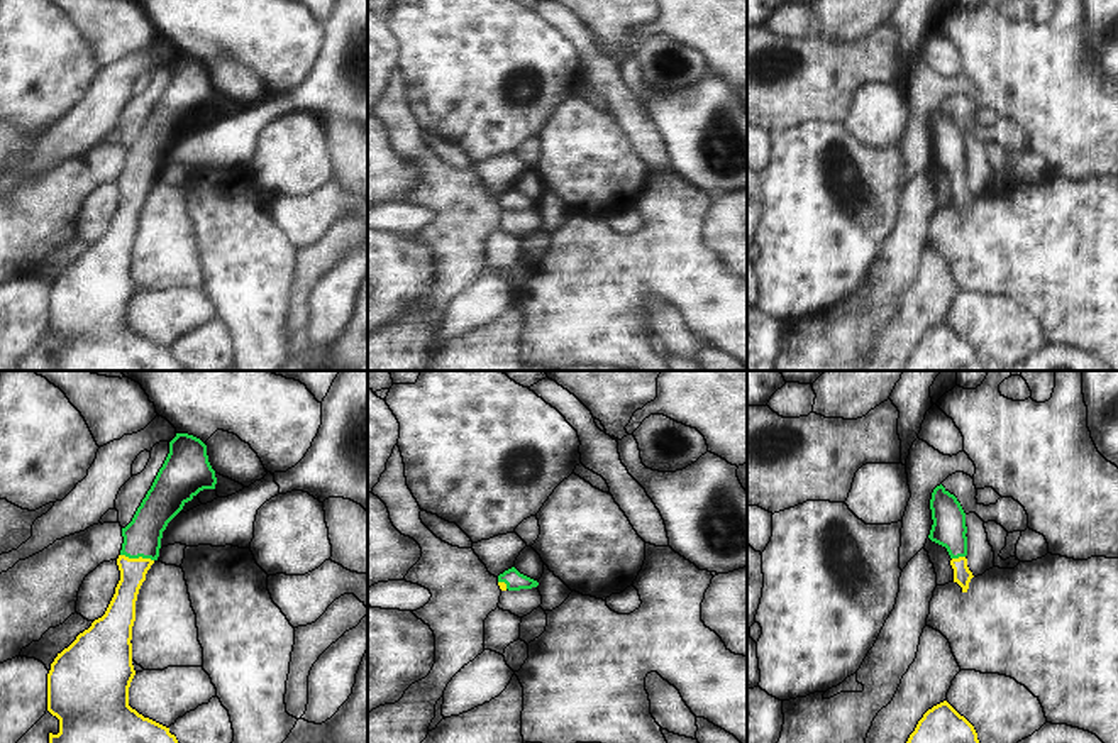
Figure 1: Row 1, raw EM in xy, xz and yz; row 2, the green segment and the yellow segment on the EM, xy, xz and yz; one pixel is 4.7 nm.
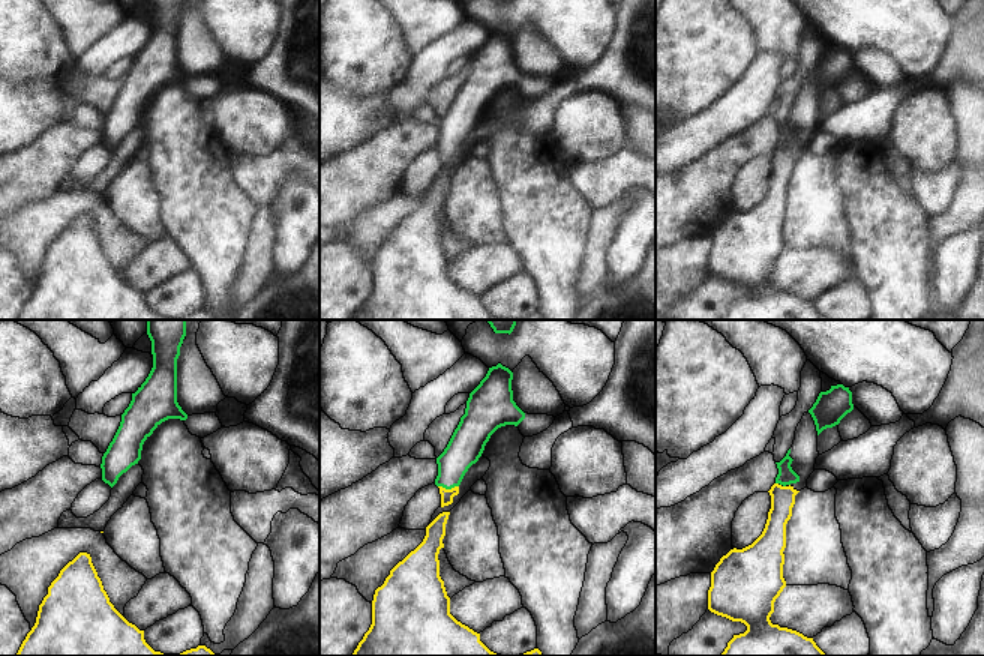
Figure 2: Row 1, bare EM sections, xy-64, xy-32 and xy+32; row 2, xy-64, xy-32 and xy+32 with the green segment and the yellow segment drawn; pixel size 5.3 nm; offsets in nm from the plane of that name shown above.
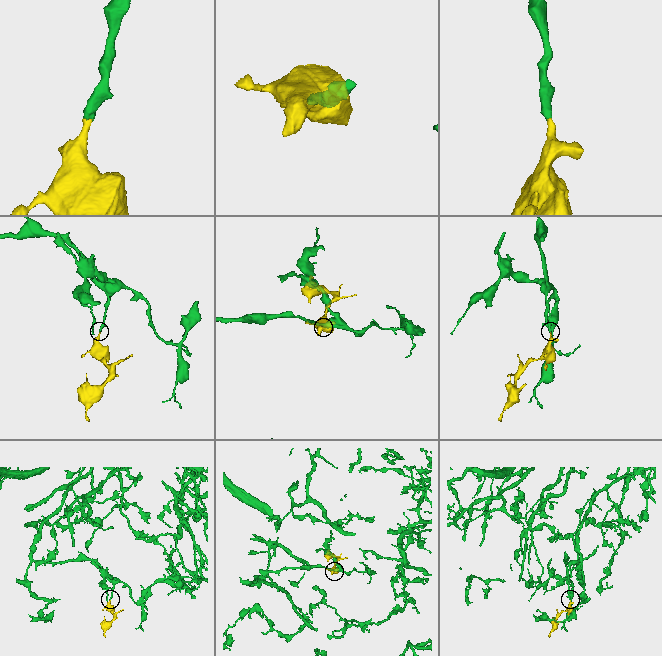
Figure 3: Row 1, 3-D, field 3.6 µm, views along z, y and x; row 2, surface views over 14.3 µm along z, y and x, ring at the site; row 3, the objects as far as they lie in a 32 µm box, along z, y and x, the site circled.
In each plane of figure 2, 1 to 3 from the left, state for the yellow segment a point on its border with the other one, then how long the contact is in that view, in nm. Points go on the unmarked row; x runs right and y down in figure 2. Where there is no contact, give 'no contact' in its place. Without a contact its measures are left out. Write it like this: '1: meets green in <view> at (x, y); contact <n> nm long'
1: no contact
2: meets green in xy-32 at (449, 152); contact 110 nm long
3: no contact

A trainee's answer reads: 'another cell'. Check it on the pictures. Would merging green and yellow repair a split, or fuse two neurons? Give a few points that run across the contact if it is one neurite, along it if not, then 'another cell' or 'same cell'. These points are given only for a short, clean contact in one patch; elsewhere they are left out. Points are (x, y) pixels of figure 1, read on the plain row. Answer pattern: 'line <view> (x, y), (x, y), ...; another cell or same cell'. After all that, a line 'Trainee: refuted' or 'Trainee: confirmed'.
line xy (143, 156), (138, 178), (132, 192); same cell
Trainee: refuted

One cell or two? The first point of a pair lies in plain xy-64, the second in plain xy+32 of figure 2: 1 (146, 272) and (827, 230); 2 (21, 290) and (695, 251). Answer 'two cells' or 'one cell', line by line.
1: two cells
2: one cell

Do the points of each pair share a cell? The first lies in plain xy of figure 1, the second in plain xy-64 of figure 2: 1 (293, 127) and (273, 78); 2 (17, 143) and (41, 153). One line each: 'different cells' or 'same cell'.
1: different cells
2: different cells

